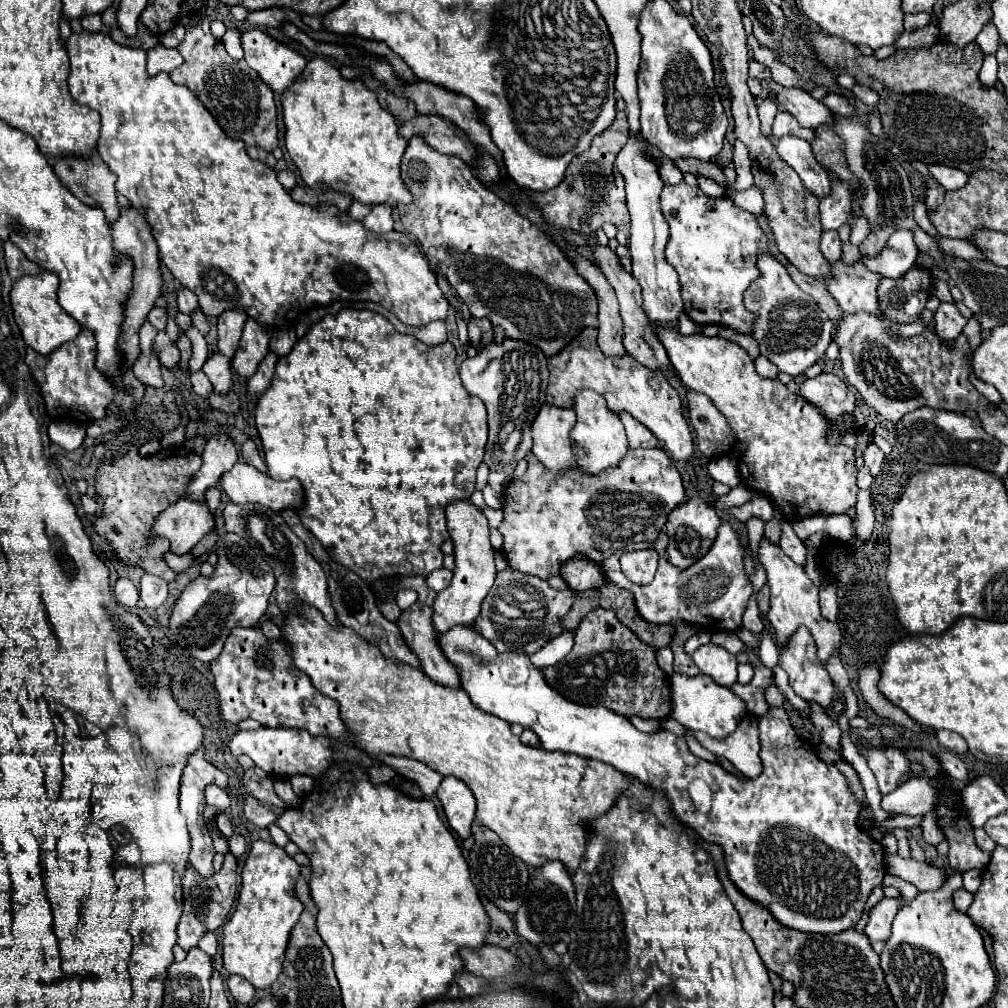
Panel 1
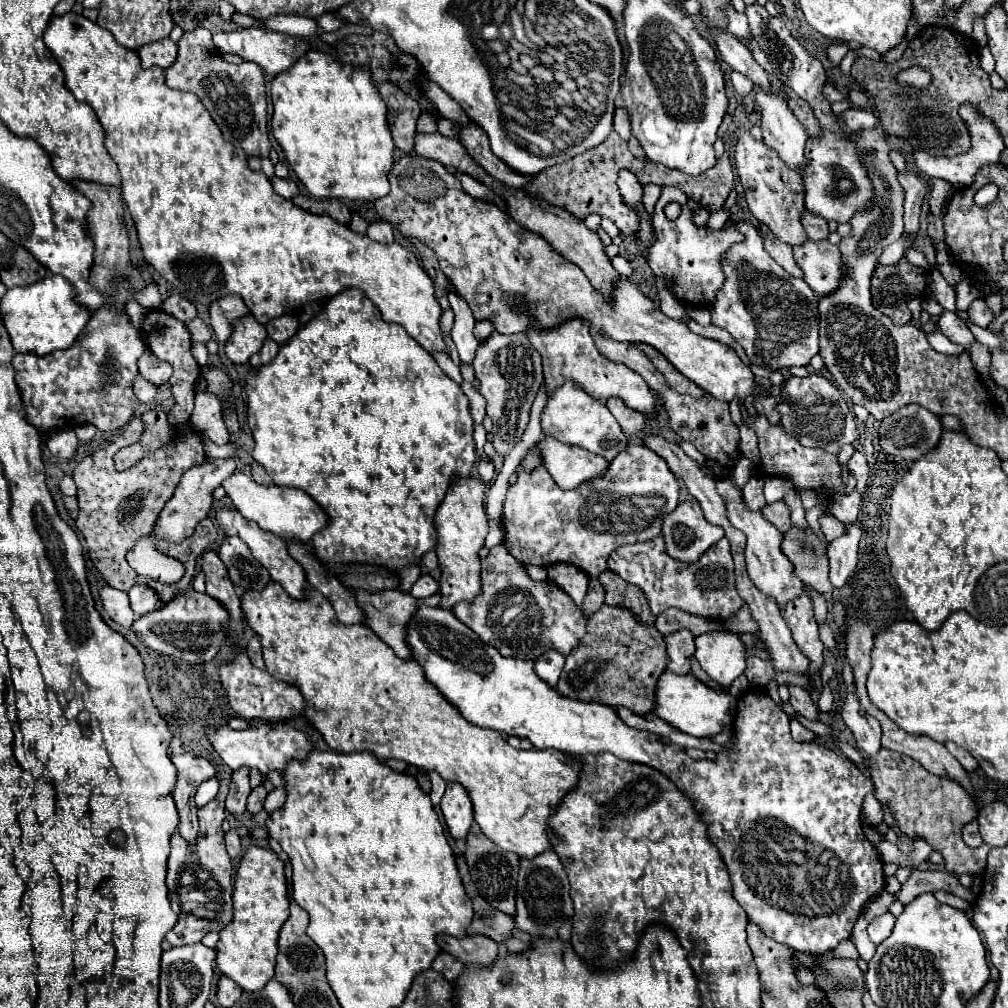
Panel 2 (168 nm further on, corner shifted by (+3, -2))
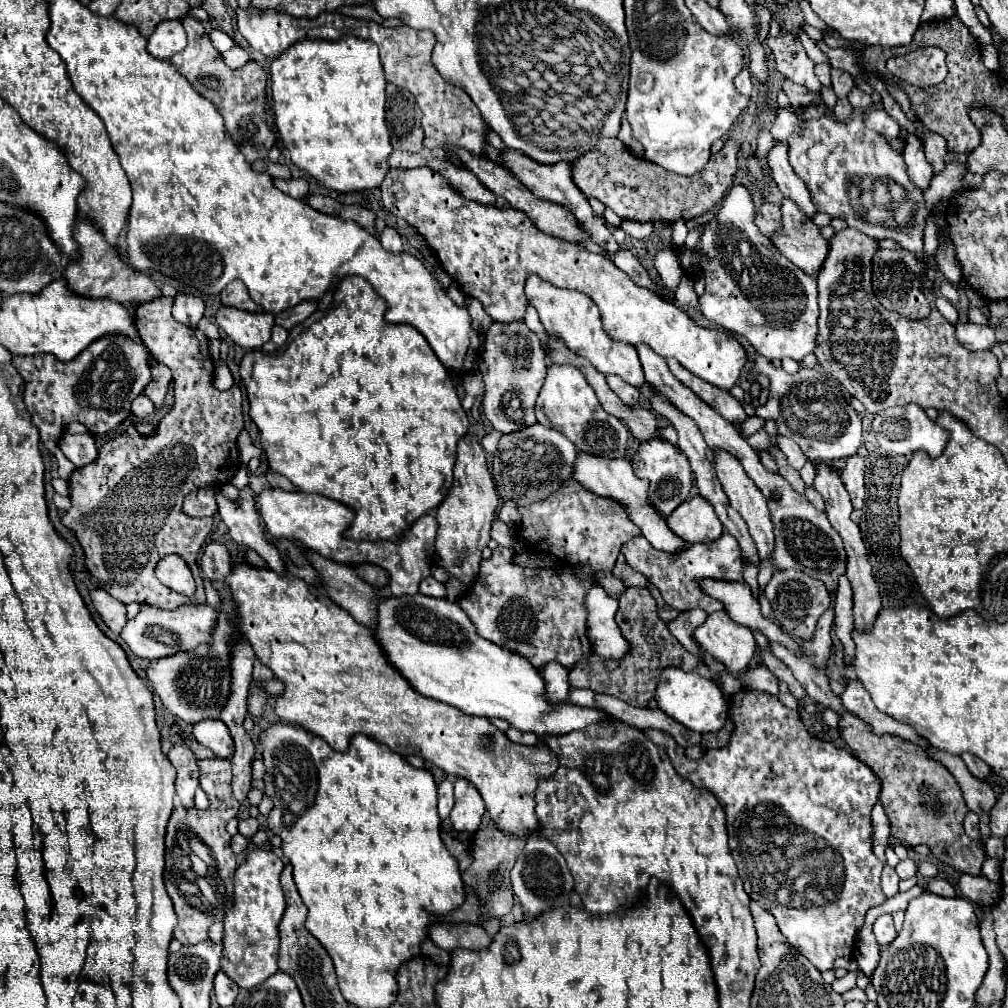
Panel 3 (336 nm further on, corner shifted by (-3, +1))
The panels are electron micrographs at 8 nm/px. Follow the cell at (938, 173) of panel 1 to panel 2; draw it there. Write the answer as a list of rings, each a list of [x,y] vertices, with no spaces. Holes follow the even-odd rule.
[[[964,103],[958,113],[960,113],[962,121],[966,123],[966,127],[968,127],[968,131],[972,135],[972,147],[970,147],[970,151],[946,159],[946,157],[930,157],[922,149],[914,149],[914,163],[916,163],[918,171],[922,175],[926,175],[926,177],[938,177],[938,179],[948,181],[954,187],[966,187],[966,185],[970,185],[974,181],[974,175],[980,171],[980,167],[984,167],[984,165],[996,165],[1000,161],[1000,153],[1004,149],[1004,141],[1002,141],[1002,135],[998,131],[998,127],[994,125],[994,121],[990,117],[984,117],[982,113],[978,113],[974,109],[974,105]]]

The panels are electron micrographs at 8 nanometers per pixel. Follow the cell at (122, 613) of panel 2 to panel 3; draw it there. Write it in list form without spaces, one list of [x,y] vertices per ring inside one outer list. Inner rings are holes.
[[[100,588],[92,590],[92,600],[94,600],[94,608],[98,610],[98,614],[102,616],[106,626],[112,632],[120,632],[124,628],[124,624],[128,622],[126,604],[112,598],[106,590],[100,590]]]

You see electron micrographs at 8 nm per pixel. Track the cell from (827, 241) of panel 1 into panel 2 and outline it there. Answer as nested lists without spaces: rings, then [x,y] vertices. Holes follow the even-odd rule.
[[[804,211],[802,213],[802,225],[804,225],[804,229],[812,241],[816,241],[816,239],[820,241],[820,239],[828,237],[828,223],[826,223],[826,219],[822,219],[818,215]]]

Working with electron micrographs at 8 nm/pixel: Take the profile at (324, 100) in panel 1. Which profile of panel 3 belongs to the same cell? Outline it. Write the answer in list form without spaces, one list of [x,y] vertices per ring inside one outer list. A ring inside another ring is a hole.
[[[344,36],[336,42],[298,42],[290,50],[274,58],[270,78],[276,128],[280,130],[284,146],[290,150],[292,164],[314,176],[320,186],[334,192],[358,192],[380,188],[386,172],[390,170],[388,156],[394,148],[390,144],[390,132],[386,128],[384,118],[386,80],[382,74],[378,46],[370,40],[360,40],[352,36]]]

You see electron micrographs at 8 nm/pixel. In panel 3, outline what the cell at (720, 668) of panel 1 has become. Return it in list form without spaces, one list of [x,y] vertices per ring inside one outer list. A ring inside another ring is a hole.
[[[726,612],[710,614],[708,620],[694,632],[694,638],[714,660],[722,662],[730,674],[742,674],[748,668],[752,656],[756,654],[756,640],[752,632],[748,632],[746,626],[736,626],[736,622],[732,622]]]

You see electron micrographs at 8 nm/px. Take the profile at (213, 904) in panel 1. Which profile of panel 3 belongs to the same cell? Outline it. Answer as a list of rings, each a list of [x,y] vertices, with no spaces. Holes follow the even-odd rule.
[[[198,760],[198,766],[200,766],[200,786],[208,794],[210,808],[208,810],[198,810],[198,808],[184,810],[182,806],[176,806],[170,816],[168,828],[166,828],[166,874],[164,878],[166,878],[168,896],[172,898],[174,910],[178,914],[178,926],[174,930],[174,938],[186,946],[206,940],[208,928],[216,920],[224,922],[224,914],[234,906],[234,872],[238,868],[236,856],[230,848],[232,836],[226,832],[226,822],[232,820],[240,808],[230,788],[230,778],[232,778],[230,760]],[[178,828],[184,828],[184,834],[190,840],[196,840],[208,848],[206,860],[204,858],[200,860],[198,856],[194,856],[194,852],[188,846],[180,848]],[[198,862],[204,862],[206,868],[200,870]]]

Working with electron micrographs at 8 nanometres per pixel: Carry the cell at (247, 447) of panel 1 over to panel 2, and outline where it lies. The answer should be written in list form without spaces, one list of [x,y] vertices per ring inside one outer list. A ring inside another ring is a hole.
[[[252,463],[250,473],[252,473],[252,479],[254,479],[256,483],[260,483],[260,485],[274,485],[274,481],[270,481],[270,475],[266,473],[266,469],[264,469],[262,465]]]

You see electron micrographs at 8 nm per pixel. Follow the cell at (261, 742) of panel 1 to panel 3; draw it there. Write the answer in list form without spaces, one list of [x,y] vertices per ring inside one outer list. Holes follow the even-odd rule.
[[[204,720],[204,722],[198,722],[198,724],[194,724],[192,734],[194,734],[194,738],[202,746],[210,748],[216,756],[220,756],[220,758],[232,756],[232,750],[234,750],[232,734],[224,726],[222,720]]]

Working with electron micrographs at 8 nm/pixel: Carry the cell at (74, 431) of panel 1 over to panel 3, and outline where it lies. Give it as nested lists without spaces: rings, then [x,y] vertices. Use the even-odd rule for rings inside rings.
[[[64,434],[60,440],[60,450],[78,468],[90,464],[96,458],[96,444],[90,434]]]

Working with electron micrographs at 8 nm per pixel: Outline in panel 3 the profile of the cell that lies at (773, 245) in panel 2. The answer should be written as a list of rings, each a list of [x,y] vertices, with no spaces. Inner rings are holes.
[[[762,204],[756,212],[756,226],[760,228],[760,232],[766,238],[772,238],[772,234],[776,234],[776,230],[780,230],[782,226],[782,212],[780,206],[776,204]]]

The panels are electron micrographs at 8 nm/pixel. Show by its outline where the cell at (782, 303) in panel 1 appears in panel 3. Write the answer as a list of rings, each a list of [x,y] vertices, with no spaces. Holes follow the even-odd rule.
[[[732,186],[728,196],[716,208],[716,222],[710,222],[696,250],[704,252],[710,260],[704,264],[706,290],[700,296],[700,310],[706,320],[716,322],[740,336],[744,336],[754,350],[768,360],[792,358],[802,362],[804,356],[816,348],[816,322],[818,322],[818,290],[816,278],[804,274],[792,262],[788,262],[772,242],[756,230],[756,208],[750,192],[744,186]]]

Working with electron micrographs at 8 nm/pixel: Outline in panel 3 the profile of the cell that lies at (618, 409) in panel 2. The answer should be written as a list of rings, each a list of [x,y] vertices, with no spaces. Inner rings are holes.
[[[608,376],[608,386],[612,388],[612,392],[616,392],[616,396],[626,404],[626,406],[636,406],[638,404],[638,388],[626,384],[620,376]]]

